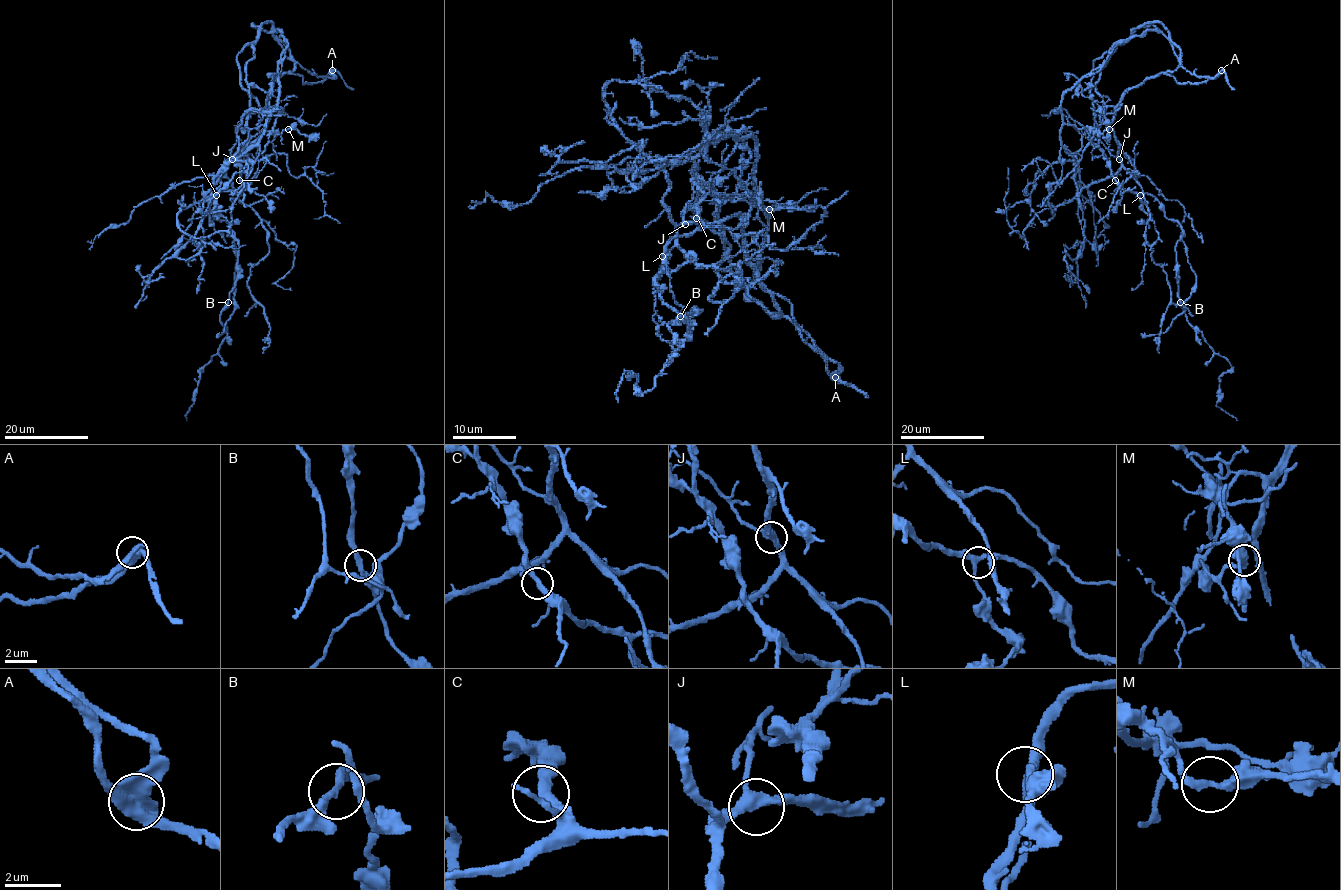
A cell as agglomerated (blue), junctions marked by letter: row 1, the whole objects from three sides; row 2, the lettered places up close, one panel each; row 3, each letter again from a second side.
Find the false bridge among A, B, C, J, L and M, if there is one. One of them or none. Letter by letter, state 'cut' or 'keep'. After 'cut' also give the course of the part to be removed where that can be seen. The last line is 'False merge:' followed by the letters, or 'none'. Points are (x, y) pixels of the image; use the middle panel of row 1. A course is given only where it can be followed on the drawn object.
A: cut; foreign part runs (835, 377), (838, 364), (748, 293), (767, 230), (752, 136), (640, 172), (604, 164), (640, 142), (632, 180)
B: keep
C: keep
J: keep
L: keep
M: keep
False merge: A

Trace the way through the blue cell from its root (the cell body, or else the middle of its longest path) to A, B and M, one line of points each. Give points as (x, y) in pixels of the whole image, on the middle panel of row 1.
A: (700, 219), (698, 205), (707, 194), (745, 193), (755, 202), (742, 221), (744, 257), (835, 377)
B: (700, 219), (696, 229), (670, 241), (656, 278), (662, 300), (684, 319), (695, 309), (681, 315)
M: (700, 219), (698, 205), (707, 194), (755, 196), (769, 210)

